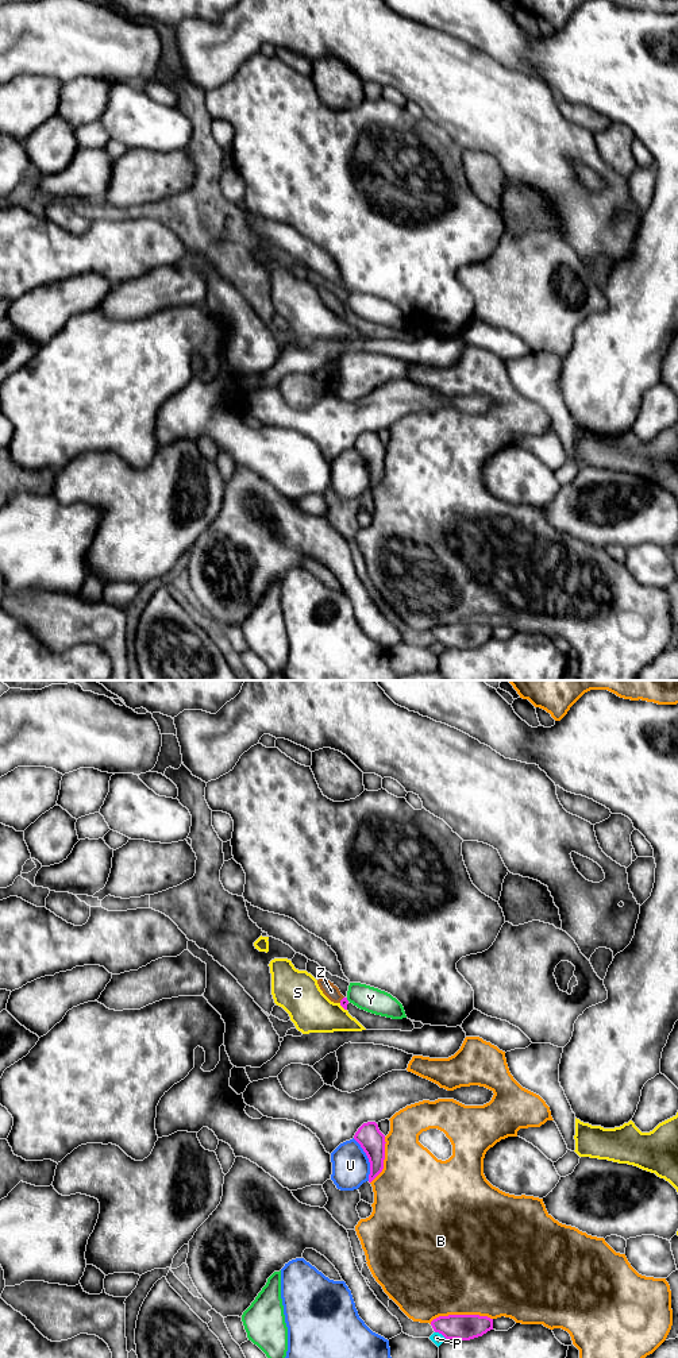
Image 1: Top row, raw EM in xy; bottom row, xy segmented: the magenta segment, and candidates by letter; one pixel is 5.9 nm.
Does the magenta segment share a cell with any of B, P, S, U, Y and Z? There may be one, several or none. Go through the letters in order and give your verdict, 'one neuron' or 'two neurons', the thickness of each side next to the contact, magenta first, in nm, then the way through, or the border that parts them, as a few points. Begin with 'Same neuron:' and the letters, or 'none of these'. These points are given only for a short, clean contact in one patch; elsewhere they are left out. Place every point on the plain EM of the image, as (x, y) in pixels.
Same neuron: Z
B: two neurons; calibres 160 and 500 nm
P: two neurons; calibres 160 and 70 nm
S: two neurons; calibres 50 and 260 nm
U: two neurons; calibres 150 and 220 nm
Y: two neurons; calibres 50 and 150 nm; border xy (346, 307), (349, 309)
Z: one neuron; calibres 50 and 90 nm; way xy (343, 311), (342, 308), (331, 300)

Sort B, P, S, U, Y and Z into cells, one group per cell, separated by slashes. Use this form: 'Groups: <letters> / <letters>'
Groups: B / P / S / U / Y / Z

